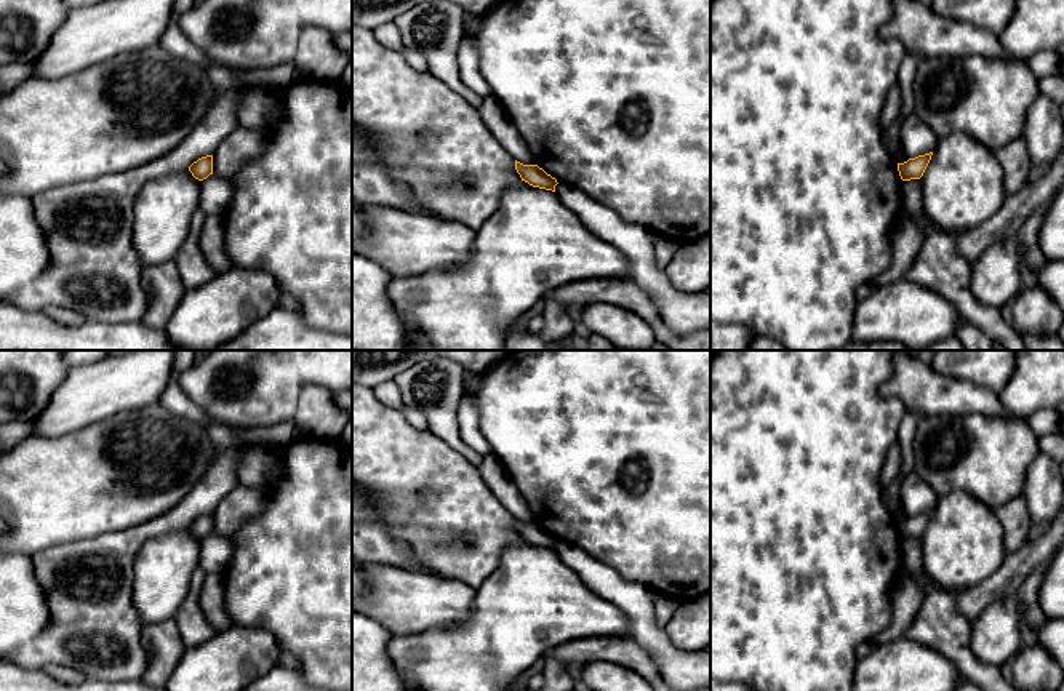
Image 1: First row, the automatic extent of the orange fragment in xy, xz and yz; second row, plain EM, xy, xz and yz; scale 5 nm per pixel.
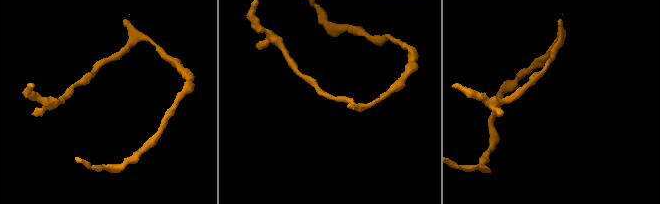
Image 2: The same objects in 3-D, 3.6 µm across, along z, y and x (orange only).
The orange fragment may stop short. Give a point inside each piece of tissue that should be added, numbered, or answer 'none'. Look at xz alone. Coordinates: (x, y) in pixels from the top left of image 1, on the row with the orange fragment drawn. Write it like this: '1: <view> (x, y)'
none

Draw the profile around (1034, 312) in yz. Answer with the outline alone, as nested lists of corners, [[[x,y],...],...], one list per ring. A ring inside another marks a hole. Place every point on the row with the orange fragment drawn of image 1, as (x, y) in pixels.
[[[1038,285],[1024,288],[1011,306],[1011,328],[1022,338],[1058,336],[1064,315],[1053,298]]]

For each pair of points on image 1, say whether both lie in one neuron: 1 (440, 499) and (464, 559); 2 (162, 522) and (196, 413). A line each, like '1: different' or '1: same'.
1: same
2: different

